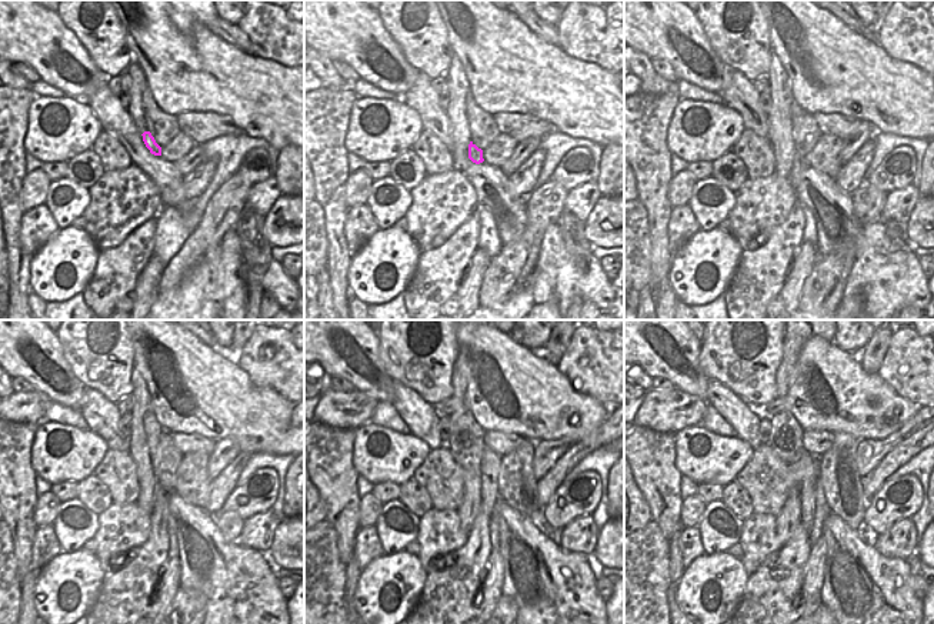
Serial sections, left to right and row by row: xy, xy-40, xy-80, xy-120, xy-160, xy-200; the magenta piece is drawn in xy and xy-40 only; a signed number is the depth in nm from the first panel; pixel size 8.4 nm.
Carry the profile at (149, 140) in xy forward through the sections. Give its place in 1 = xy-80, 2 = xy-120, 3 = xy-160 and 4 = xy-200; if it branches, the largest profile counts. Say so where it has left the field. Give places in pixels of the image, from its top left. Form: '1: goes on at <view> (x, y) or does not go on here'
1: goes on at xy-80 (800, 164)
2: goes on at xy-120 (124, 597)
3: goes on at xy-160 (450, 597)
4: goes on at xy-200 (773, 597)

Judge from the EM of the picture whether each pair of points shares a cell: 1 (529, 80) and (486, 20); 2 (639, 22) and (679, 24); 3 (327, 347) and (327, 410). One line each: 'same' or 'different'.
1: same
2: same
3: different

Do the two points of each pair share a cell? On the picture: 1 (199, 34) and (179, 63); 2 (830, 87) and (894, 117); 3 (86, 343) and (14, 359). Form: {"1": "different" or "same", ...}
{"1": "same", "2": "same", "3": "different"}

